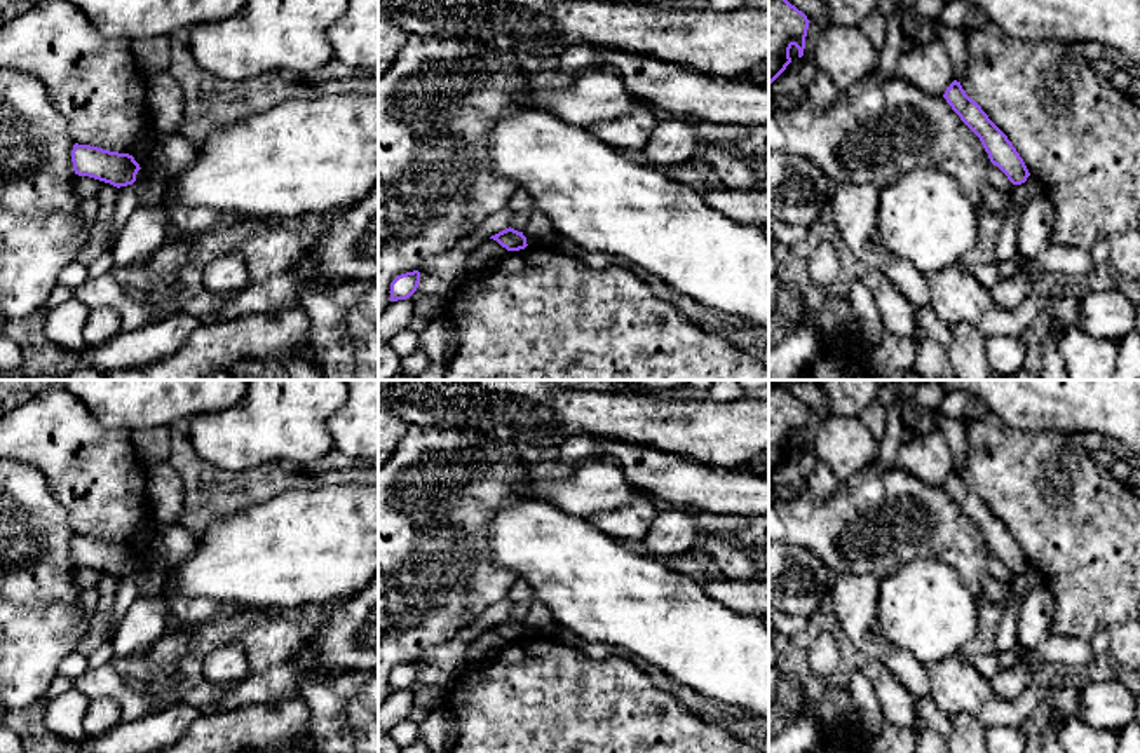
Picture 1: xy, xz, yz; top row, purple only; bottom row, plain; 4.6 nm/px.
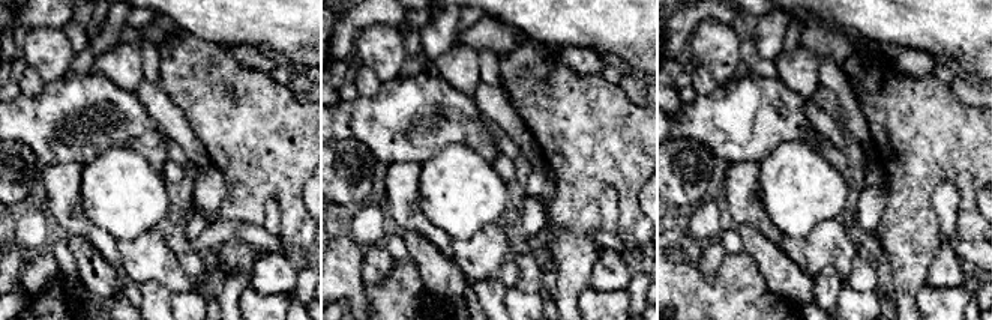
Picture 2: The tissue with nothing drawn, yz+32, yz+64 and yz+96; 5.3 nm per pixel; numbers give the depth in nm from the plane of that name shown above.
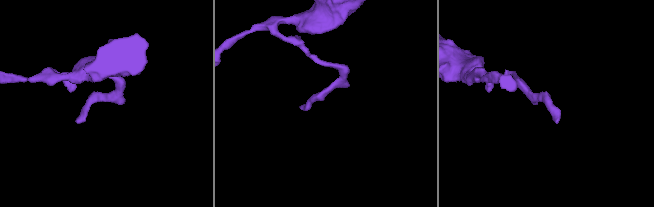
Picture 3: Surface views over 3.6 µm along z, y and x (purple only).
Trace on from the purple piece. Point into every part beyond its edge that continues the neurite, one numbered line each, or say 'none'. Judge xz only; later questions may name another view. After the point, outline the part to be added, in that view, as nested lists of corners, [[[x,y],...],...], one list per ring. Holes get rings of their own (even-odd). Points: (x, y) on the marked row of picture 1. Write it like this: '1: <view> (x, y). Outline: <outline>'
none

